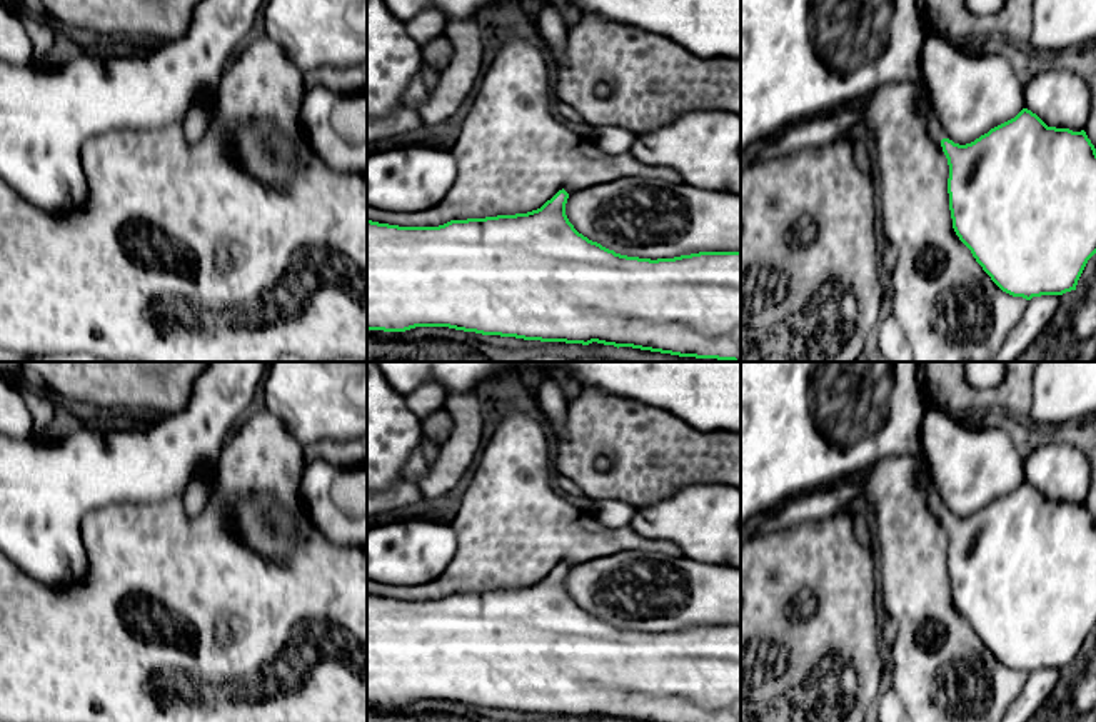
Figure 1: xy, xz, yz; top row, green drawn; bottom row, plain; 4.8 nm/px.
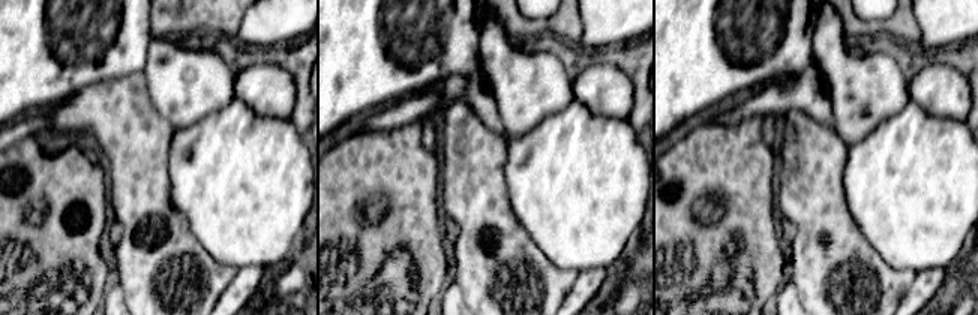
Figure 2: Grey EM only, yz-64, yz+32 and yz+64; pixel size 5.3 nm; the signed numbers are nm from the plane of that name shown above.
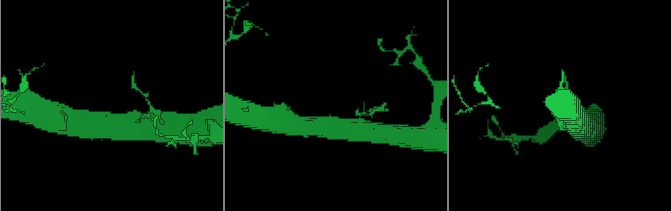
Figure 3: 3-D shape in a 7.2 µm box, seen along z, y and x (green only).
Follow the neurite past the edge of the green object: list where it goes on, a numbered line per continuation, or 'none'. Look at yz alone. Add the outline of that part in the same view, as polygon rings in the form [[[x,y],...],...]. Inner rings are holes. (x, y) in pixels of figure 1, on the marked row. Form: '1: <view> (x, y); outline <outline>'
1: yz (935, 129); outline [[[926,97],[918,103],[918,112],[926,118],[926,127],[933,138],[946,138],[944,130]]]

